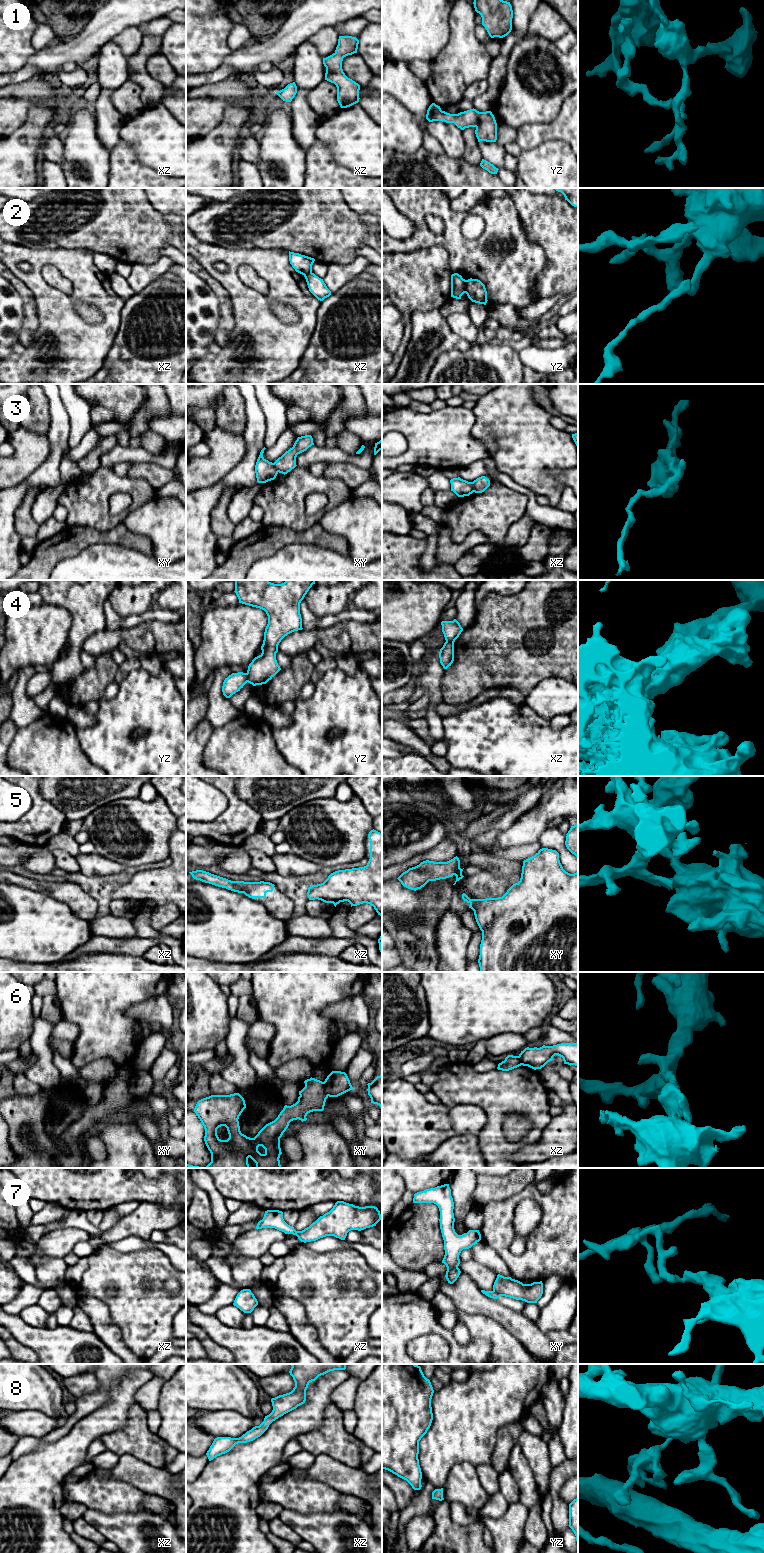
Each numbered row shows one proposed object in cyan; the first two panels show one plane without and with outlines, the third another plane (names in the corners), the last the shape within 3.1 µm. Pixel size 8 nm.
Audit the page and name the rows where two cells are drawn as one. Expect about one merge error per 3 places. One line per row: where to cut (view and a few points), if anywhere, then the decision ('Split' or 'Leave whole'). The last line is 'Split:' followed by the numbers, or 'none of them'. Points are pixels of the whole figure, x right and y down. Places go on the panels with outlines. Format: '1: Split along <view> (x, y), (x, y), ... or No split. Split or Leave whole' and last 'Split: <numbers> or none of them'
1: No split. Leave whole
2: Split along yz (467, 280), (467, 290), (465, 292). Split
3: Split along xz (471, 482), (474, 491). Split
4: Split along yz (246, 673), (248, 681). Split
5: No split. Leave whole
6: Split along xy (323, 1082), (325, 1092), (328, 1095). Split
7: Split along xy (493, 1290), (499, 1296). Split
8: No split. Leave whole
Split: 2, 3, 4, 6, 7

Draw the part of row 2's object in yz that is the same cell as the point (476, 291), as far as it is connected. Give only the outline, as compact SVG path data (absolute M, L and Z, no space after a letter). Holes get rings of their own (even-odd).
M478 279L467 280L467 291L468 298L475 303L484 304L487 303L487 291L485 285Z

